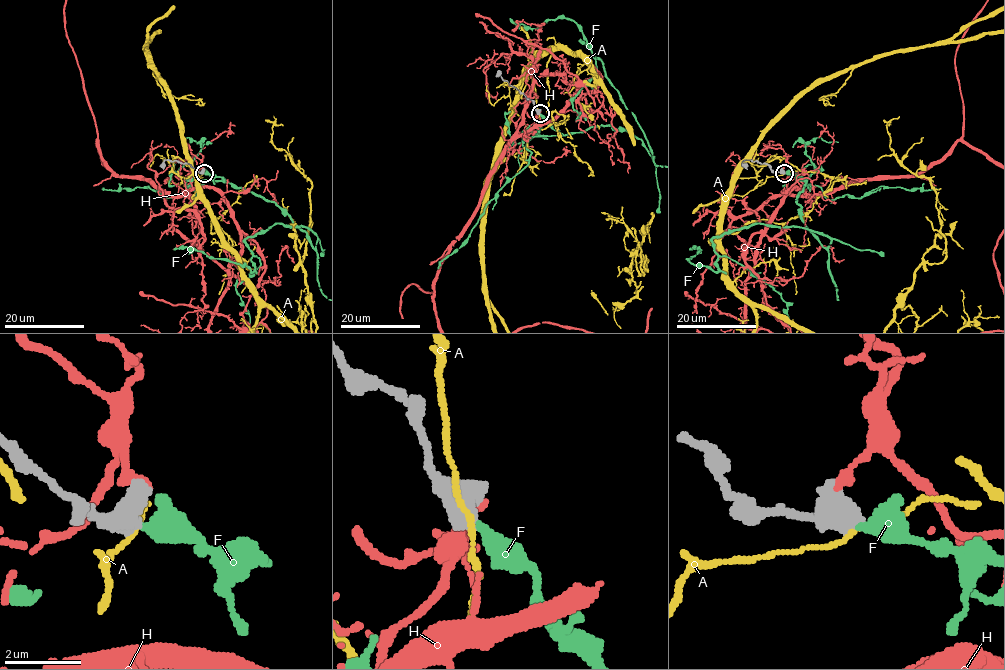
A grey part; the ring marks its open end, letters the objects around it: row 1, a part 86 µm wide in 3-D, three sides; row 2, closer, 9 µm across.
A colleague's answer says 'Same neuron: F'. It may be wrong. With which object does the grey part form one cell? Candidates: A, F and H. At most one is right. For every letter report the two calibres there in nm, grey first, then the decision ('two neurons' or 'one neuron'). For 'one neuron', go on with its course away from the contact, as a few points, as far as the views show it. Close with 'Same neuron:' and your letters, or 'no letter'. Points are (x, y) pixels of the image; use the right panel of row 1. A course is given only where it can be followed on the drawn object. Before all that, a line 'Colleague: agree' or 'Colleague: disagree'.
Colleague: agree
A: 440/110 nm | two neurons
F: 460/440 nm | one neuron
H: 550/280 nm | two neurons
Same neuron: F

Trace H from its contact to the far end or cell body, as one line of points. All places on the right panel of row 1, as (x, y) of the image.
H: (782, 168), (809, 196), (831, 194), (913, 177), (962, 135), (956, 48)

